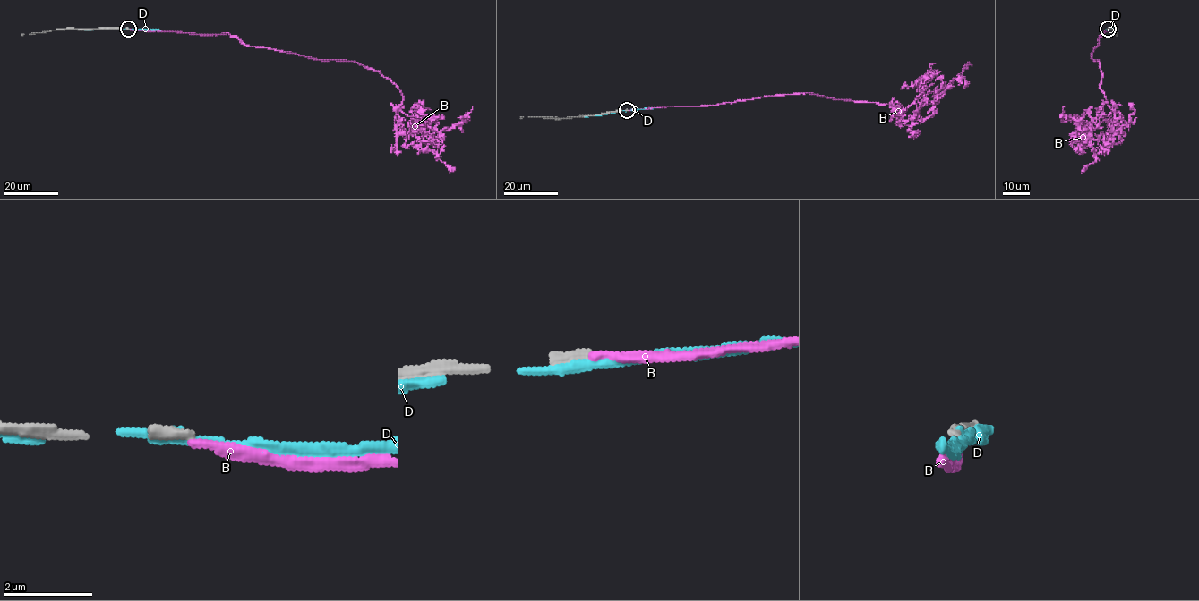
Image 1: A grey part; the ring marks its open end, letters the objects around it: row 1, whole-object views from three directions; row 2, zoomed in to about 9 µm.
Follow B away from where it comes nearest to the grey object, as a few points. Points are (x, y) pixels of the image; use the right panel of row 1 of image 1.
B: (1108, 29), (1091, 58), (1100, 62), (1100, 87), (1110, 113), (1090, 121), (1088, 131), (1063, 114), (1064, 107)

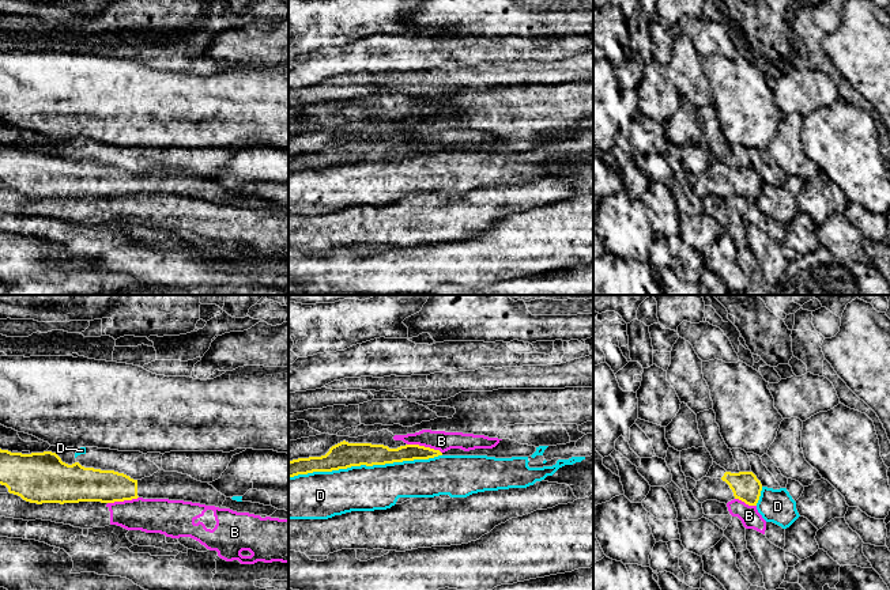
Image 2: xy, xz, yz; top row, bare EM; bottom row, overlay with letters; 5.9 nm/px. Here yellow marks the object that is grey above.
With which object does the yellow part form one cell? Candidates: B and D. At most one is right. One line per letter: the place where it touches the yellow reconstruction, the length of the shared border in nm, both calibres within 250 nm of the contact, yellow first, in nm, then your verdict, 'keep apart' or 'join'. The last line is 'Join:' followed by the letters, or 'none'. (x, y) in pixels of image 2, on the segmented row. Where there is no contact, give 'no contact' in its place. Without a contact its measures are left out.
B: meets yellow in xz at (423, 446); contact 220 nm long; 110 nm thick on the yellow side, 120 nm on the other; keep apart
D: meets yellow in xz at (365, 464); contact 900 nm long; 160 nm thick on the yellow side, 280 nm on the other; keep apart
Join: none

